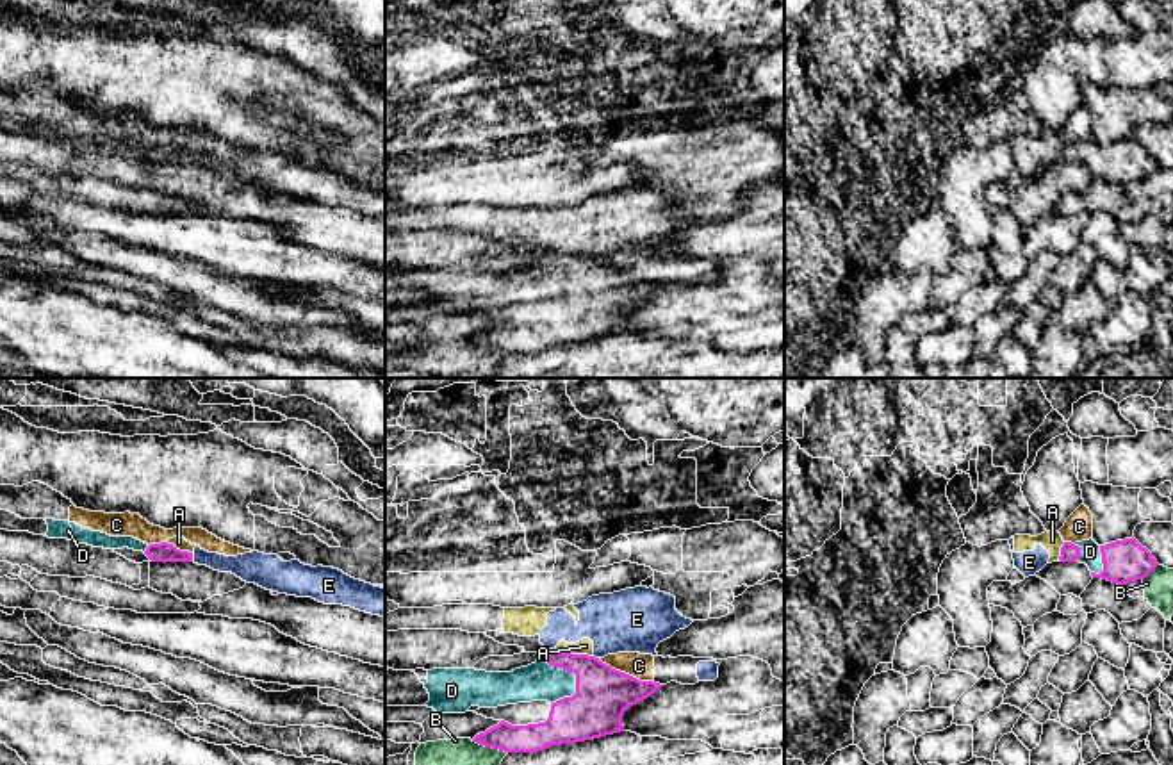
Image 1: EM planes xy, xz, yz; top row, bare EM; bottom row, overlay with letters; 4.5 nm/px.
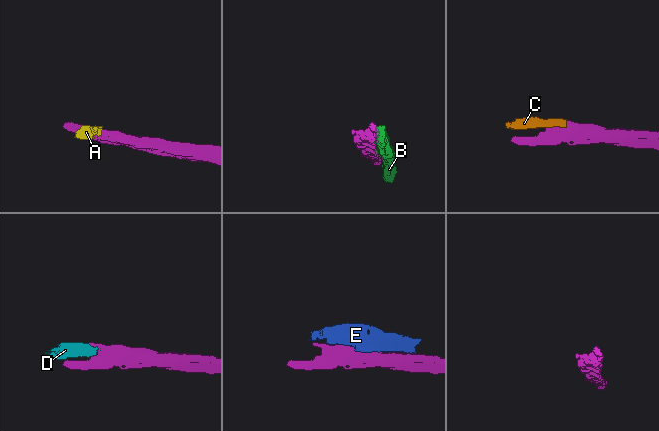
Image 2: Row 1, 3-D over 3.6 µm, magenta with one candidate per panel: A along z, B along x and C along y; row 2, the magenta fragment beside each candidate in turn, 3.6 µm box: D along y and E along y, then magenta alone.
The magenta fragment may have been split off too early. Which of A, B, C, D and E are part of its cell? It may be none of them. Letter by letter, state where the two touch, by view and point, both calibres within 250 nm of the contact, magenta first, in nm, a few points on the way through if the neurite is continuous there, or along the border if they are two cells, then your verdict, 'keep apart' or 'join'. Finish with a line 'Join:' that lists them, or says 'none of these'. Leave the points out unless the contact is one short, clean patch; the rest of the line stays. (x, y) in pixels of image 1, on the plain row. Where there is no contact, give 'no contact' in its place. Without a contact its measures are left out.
A: xz (574, 255) | 240/70 nm | along xz (555, 248), (565, 254), (587, 254), (592, 257) | keep apart
B: xz (489, 346) | 130/200 nm | keep apart
C: xz (624, 273) | 240/110 nm | along xz (598, 259), (640, 280), (653, 282) | keep apart
D: xz (569, 271) | 240/180 nm | across xz (603, 295), (594, 295), (569, 271), (562, 279), (539, 282) | join
E: xz (594, 257) | 240/280 nm | keep apart
Join: D

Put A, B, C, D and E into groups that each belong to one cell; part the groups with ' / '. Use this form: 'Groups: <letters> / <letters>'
Groups: A C E / B / D

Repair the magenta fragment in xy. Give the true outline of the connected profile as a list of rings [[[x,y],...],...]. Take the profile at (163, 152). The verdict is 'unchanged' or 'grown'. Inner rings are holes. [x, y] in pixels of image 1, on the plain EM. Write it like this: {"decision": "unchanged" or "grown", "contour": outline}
{"decision": "grown", "contour": [[[0,111],[0,130],[7,132],[29,132],[34,136],[45,136],[48,139],[68,139],[78,144],[87,144],[103,150],[134,150],[143,152],[152,162],[193,162],[193,153],[180,152],[173,144],[144,144],[134,137],[111,137],[102,132],[82,128],[70,121],[55,119],[21,119],[16,114]]]}

